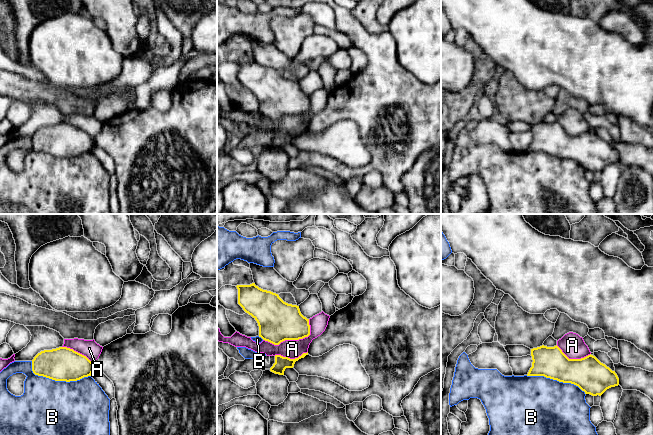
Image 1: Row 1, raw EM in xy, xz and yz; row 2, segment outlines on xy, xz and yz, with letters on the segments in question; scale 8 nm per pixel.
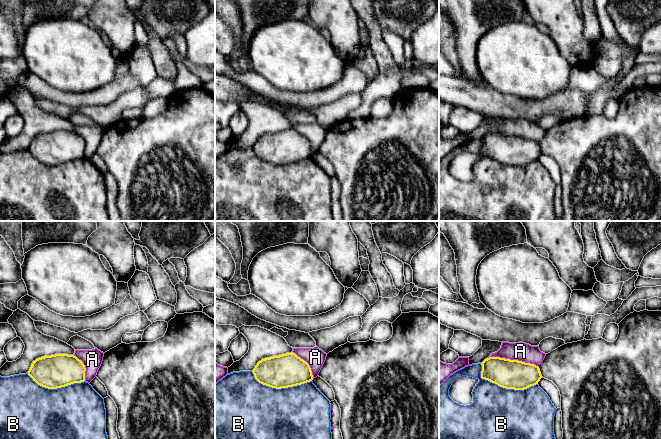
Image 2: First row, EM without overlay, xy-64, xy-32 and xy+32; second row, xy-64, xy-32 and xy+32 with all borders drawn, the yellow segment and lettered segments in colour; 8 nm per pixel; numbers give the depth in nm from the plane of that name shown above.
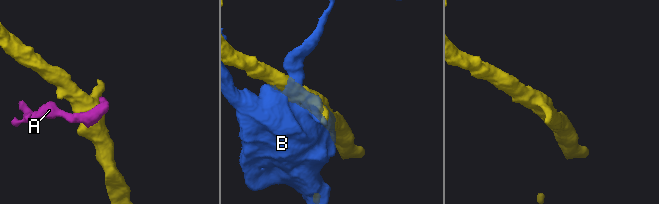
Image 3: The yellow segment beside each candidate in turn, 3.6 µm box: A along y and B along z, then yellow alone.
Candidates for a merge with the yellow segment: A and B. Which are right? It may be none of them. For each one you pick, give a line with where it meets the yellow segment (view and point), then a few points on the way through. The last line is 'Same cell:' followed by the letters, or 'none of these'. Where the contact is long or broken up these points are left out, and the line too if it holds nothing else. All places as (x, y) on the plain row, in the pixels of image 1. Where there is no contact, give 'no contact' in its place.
Same cell: none of these

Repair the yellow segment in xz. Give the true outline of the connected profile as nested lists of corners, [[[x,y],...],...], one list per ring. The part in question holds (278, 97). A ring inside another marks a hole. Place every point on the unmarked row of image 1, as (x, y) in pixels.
[[[252,59],[250,61],[237,61],[238,80],[251,91],[258,99],[259,113],[274,121],[285,116],[299,116],[310,111],[309,95],[304,93],[299,82],[284,78],[278,70],[263,66]]]

